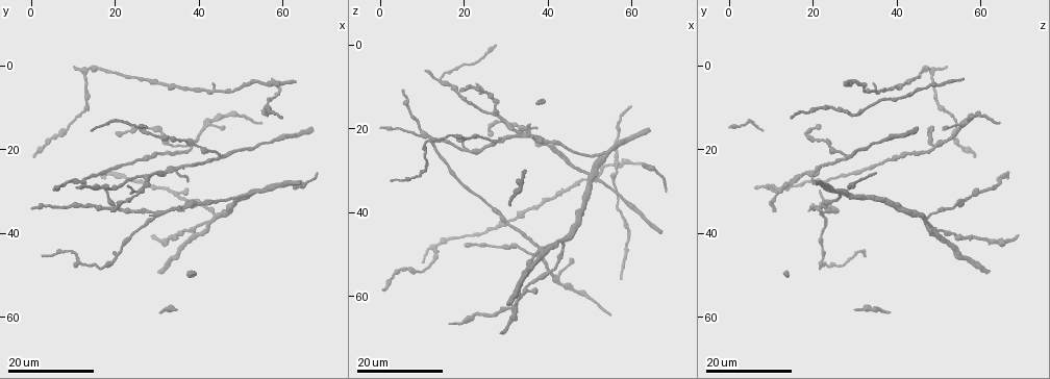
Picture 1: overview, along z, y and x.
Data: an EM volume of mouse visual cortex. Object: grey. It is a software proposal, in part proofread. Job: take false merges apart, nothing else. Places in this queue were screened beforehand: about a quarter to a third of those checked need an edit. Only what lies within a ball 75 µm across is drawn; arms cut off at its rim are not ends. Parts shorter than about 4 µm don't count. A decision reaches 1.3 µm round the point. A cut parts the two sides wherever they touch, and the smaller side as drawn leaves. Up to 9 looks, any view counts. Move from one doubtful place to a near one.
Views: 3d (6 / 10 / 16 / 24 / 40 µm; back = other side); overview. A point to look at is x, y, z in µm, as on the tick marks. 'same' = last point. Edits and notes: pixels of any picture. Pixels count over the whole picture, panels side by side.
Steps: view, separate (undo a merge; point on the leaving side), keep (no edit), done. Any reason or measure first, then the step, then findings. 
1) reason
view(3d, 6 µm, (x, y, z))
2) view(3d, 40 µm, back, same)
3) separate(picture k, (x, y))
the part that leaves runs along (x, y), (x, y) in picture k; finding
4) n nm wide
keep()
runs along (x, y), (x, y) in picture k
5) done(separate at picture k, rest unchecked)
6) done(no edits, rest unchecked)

three arms meet
view(3d, 16 µm, (20.0, 34.0, 24.0))

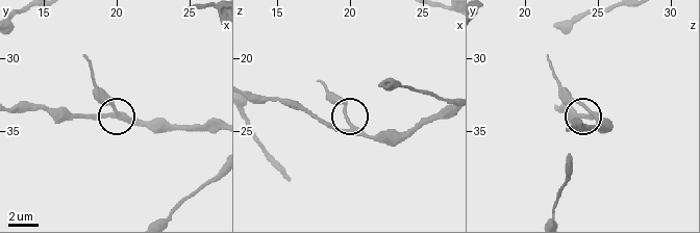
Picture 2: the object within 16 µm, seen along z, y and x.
view(3d, 6 µm, (20.0, 33.8, 24.6))

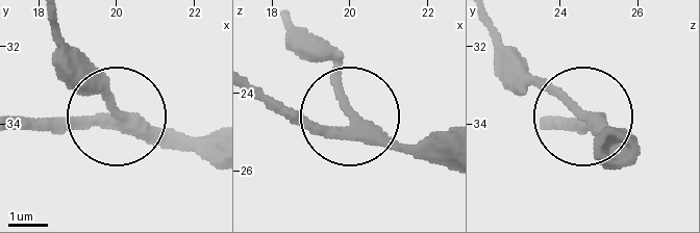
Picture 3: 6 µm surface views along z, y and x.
3 arms
keep()
continuous, no second neuron

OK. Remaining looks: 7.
side arm on a straight run
view(3d, 16 µm, (29.5, 35.5, 22.0))

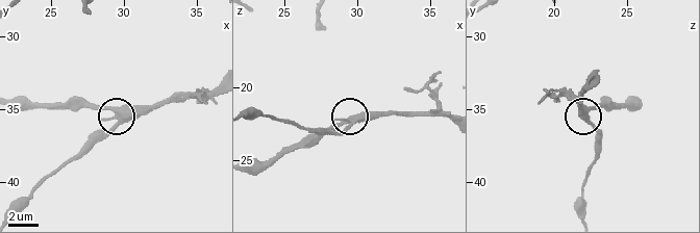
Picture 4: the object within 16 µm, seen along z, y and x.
view(3d, 6 µm, (29.8, 36.0, 22.4))

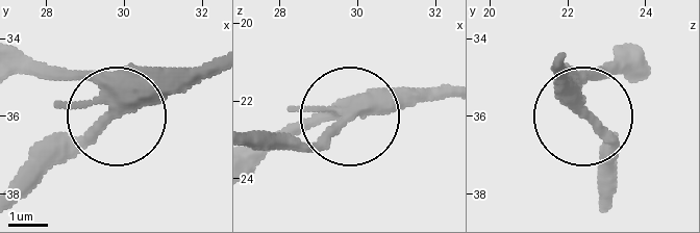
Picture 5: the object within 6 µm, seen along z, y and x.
side arm 45 µm
keep()
runs along (251, 165), (344, 115), (310, 143), (284, 146) in picture 5; all the same neuron

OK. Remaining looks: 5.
two arms in line, one across
view(3d, 16 µm, (42.5, 36.5, 46.5))

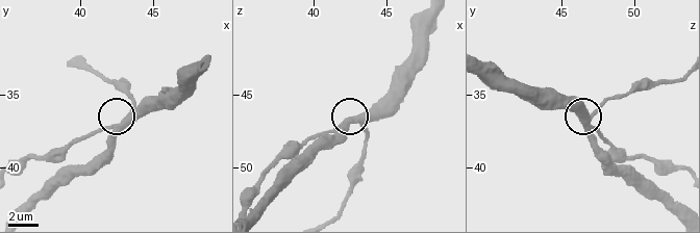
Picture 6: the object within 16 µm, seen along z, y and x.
view(3d, 10 µm, (43.0, 37.0, 47.0))

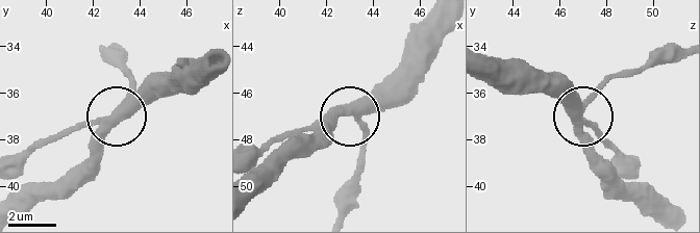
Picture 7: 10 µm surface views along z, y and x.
3 arms
keep()
runs along (213, 55), (185, 61), (155, 79), (114, 117), (61, 131) in picture 7; all the same neuron

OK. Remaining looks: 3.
calibre changes
view(3d, 24 µm, (39.0, 19.0, 23.5))

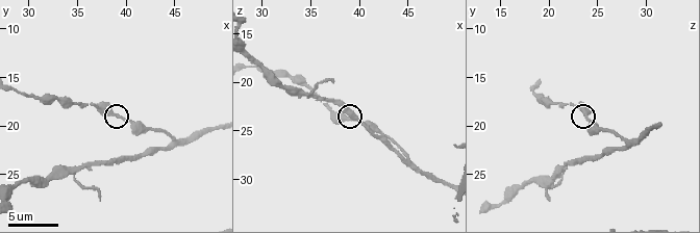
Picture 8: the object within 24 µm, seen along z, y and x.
closer look
view(3d, 10 µm, (38.8, 18.8, 23.6))

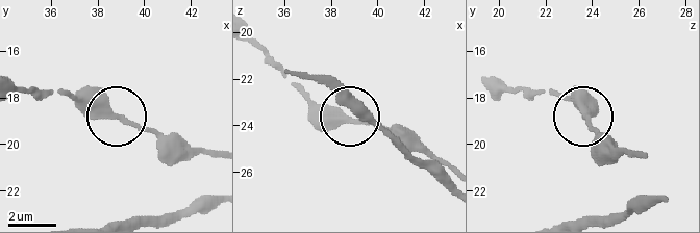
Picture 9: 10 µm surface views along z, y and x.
keep()
continuous, no second neuron

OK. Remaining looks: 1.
done(no edits, rest unchecked)

